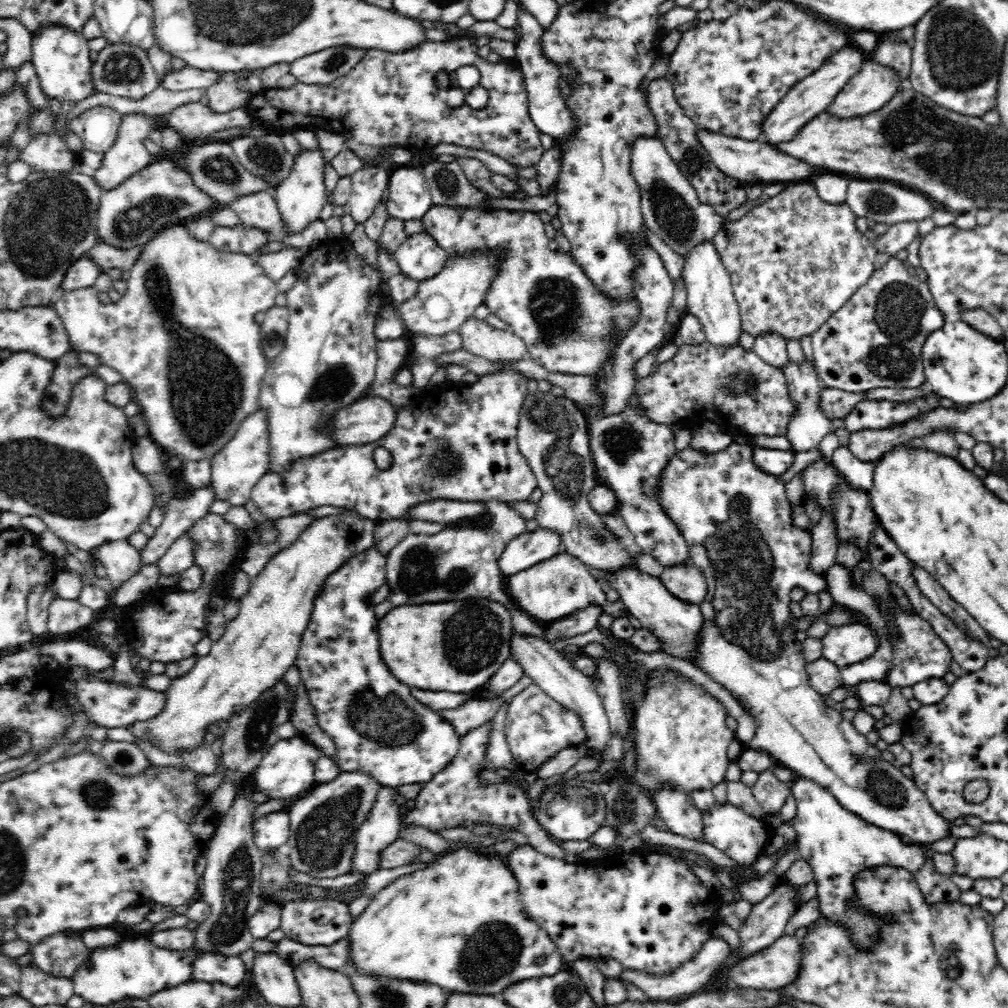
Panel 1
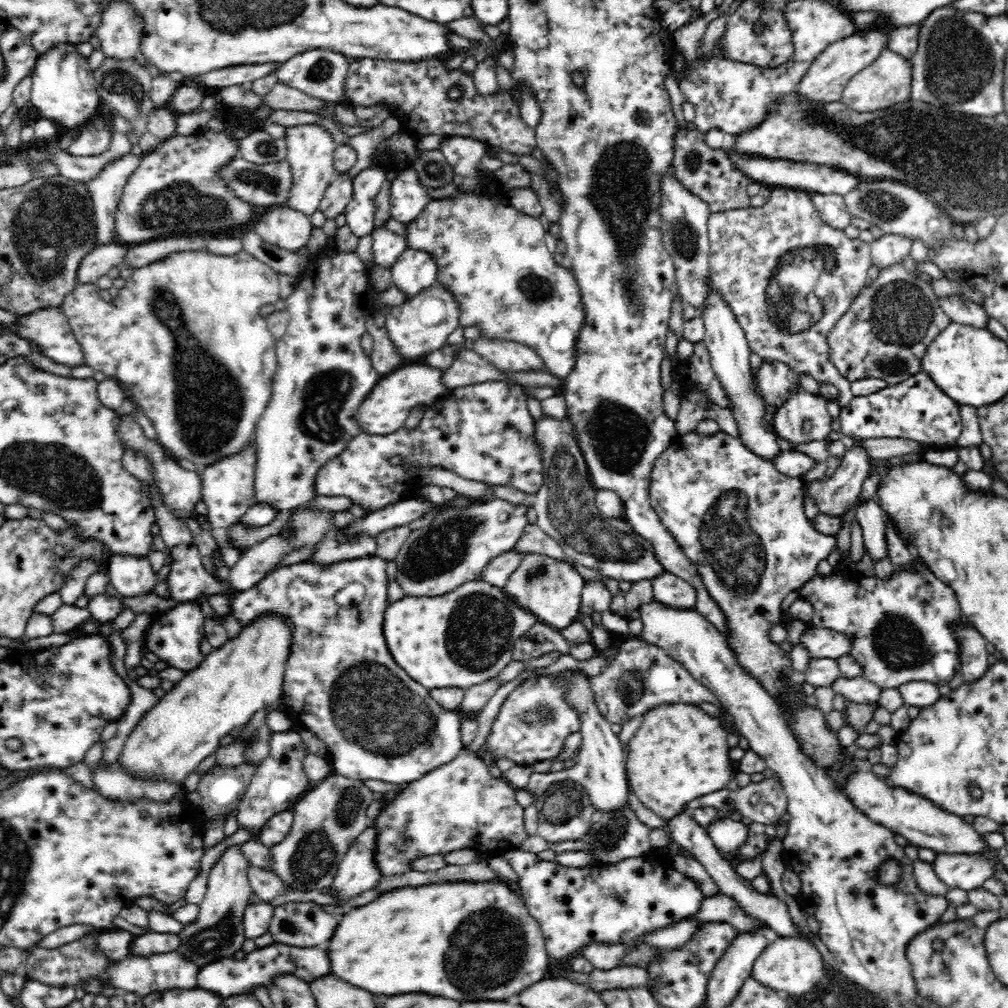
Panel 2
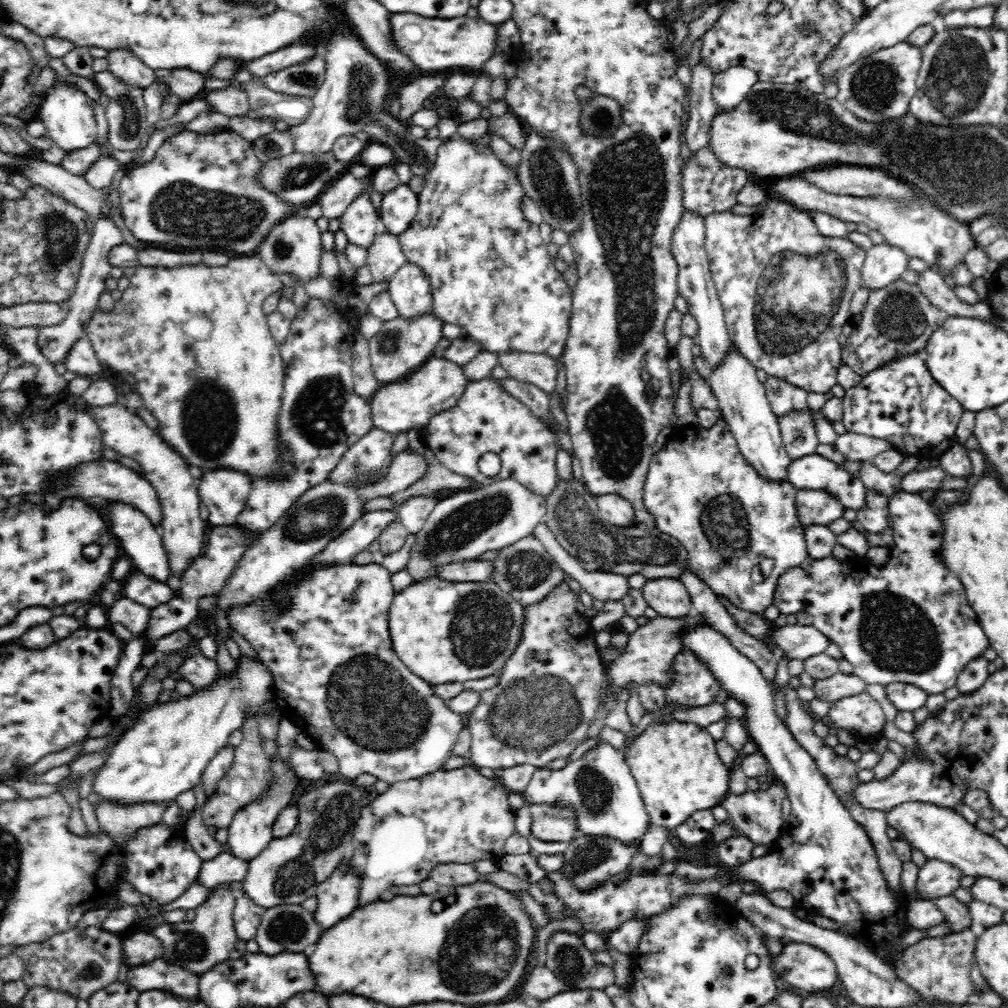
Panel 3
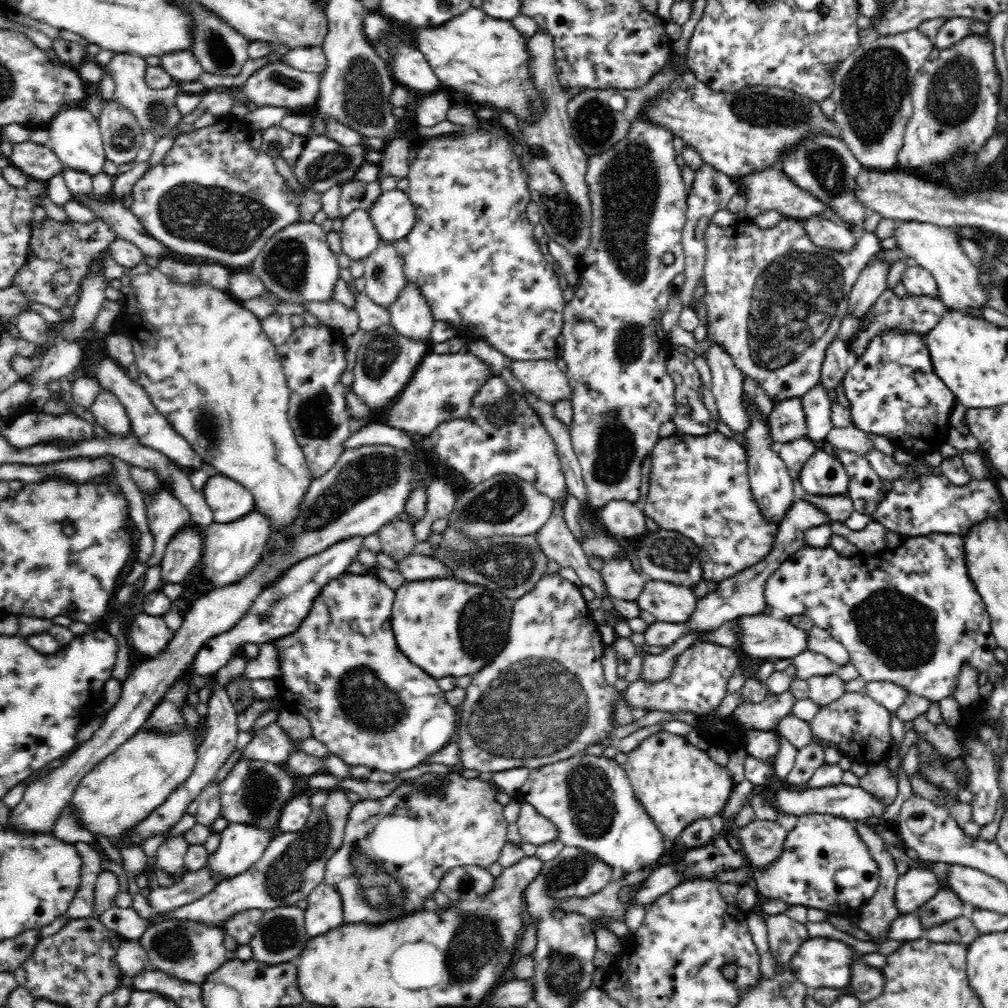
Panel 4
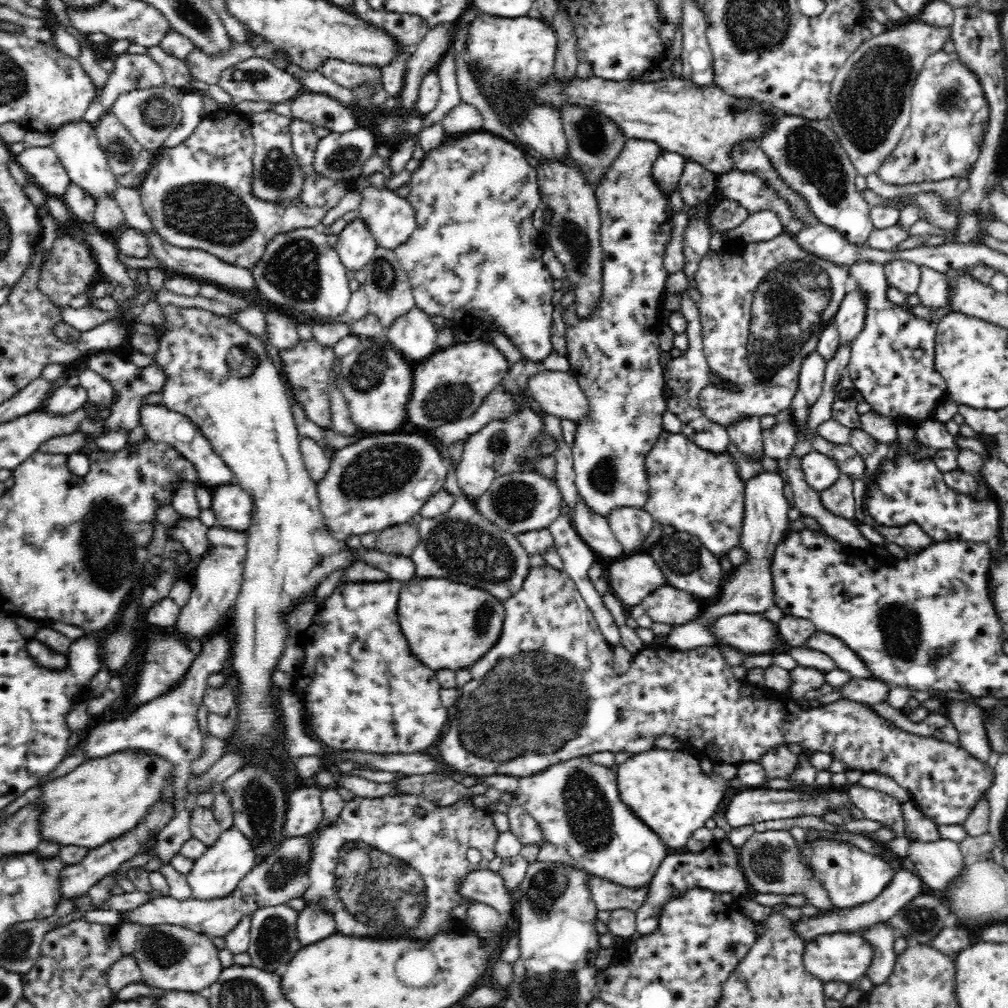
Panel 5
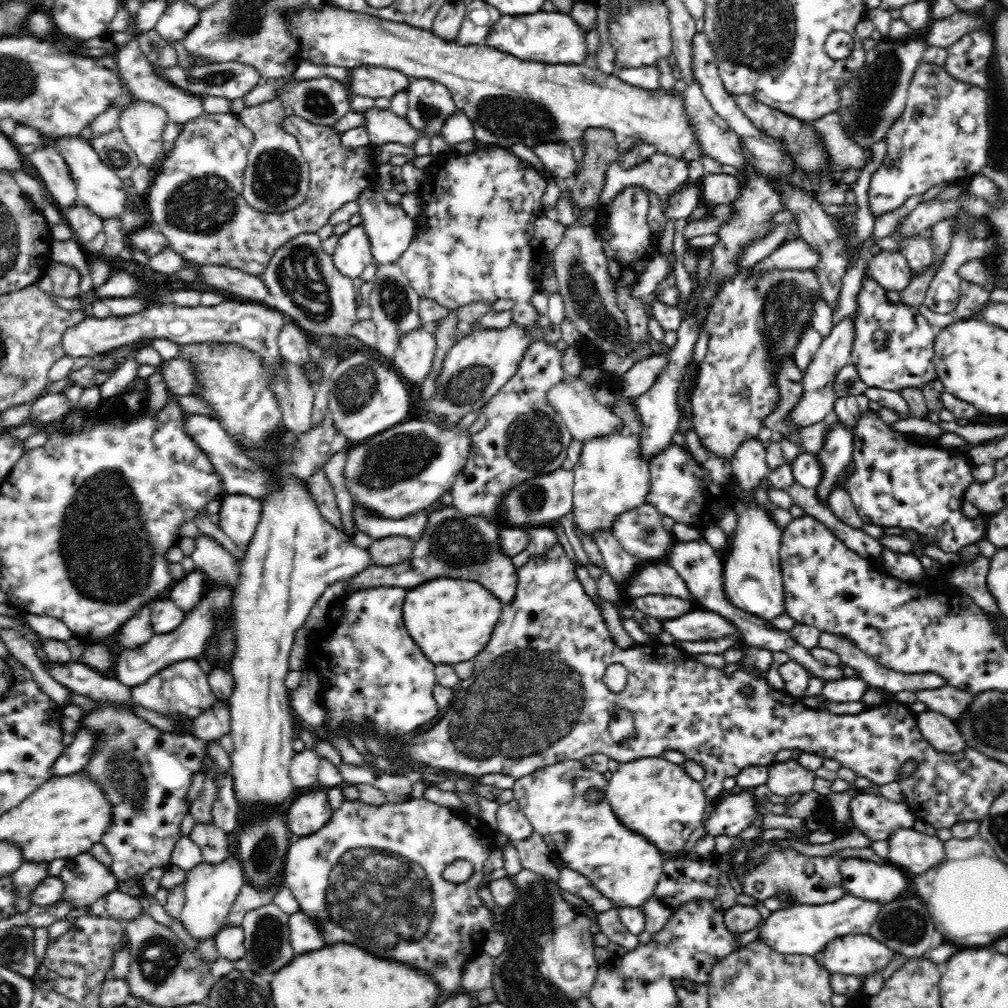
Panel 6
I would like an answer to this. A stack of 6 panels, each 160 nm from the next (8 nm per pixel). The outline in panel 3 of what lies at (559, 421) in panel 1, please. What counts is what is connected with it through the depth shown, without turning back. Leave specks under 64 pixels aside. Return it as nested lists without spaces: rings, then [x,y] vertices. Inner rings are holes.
[[[576,477],[558,478],[556,488],[544,496],[546,514],[543,522],[548,525],[556,540],[588,571],[602,571],[624,575],[642,574],[646,580],[677,578],[682,568],[689,566],[686,549],[678,539],[660,532],[657,528],[632,526],[630,529],[614,526],[602,518],[596,495]]]

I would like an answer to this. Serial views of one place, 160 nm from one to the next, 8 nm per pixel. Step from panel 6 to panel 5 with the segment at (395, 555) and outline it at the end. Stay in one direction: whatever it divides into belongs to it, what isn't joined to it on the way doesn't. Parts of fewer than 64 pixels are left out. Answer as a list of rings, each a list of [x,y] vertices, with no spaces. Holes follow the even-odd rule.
[[[400,523],[377,533],[376,546],[383,553],[410,556],[419,540],[416,526]]]

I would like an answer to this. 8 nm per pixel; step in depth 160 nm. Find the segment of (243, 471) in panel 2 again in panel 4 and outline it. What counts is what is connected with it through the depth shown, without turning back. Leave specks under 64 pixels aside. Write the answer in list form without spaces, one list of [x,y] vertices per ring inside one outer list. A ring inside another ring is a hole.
[[[221,473],[208,478],[202,492],[212,509],[213,519],[220,524],[234,522],[254,508],[253,494]]]

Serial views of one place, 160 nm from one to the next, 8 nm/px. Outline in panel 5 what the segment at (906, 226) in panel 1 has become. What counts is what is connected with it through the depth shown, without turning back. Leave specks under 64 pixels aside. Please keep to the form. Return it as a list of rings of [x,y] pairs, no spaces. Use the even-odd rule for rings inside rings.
[[[858,286],[847,292],[835,316],[835,325],[840,332],[841,344],[852,342],[866,324],[867,294]]]

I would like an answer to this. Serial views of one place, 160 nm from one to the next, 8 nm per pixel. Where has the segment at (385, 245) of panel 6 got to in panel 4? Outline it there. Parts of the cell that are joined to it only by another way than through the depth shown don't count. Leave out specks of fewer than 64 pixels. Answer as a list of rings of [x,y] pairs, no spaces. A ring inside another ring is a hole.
[[[402,190],[383,192],[367,212],[380,239],[392,244],[405,238],[416,223],[415,207]]]

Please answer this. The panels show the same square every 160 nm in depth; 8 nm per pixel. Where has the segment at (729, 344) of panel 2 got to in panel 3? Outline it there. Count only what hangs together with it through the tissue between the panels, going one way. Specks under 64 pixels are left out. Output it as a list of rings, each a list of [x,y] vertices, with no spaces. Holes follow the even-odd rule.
[[[730,340],[730,350],[722,358],[720,366],[711,368],[709,383],[719,402],[719,412],[728,423],[730,432],[737,442],[741,454],[748,459],[758,474],[771,480],[787,480],[788,467],[792,462],[788,457],[778,424],[778,416],[771,409],[765,386],[756,377],[754,366]]]

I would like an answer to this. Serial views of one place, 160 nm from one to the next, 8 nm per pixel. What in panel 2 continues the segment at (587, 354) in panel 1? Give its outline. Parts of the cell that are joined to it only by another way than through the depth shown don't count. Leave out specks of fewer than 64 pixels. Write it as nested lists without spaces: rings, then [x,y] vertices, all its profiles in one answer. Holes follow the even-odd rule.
[[[447,137],[439,148],[454,172],[454,183],[462,194],[446,200],[432,199],[424,212],[408,223],[407,247],[430,253],[439,268],[437,282],[451,290],[462,306],[460,325],[479,326],[487,338],[512,340],[529,345],[543,358],[552,374],[566,378],[575,369],[576,343],[586,322],[586,309],[578,281],[567,263],[558,264],[546,247],[546,230],[538,217],[514,209],[506,202],[506,190],[499,186],[492,172],[480,171],[486,146],[470,138]]]

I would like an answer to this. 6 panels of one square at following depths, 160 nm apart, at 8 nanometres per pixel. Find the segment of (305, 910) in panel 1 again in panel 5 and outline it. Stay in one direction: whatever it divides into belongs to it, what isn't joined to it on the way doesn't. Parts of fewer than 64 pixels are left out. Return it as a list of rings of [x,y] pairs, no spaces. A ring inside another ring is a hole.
[[[288,904],[264,907],[255,910],[252,915],[251,940],[247,952],[251,956],[252,966],[284,974],[288,963],[302,948],[298,941],[297,918],[299,912],[292,909]]]

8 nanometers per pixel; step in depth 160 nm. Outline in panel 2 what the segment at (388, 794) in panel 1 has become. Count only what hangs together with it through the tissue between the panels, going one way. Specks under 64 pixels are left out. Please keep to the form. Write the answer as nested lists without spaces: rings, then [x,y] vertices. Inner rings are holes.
[[[373,825],[364,829],[337,866],[338,872],[331,888],[340,900],[350,900],[376,886],[383,874],[377,865],[377,828]]]

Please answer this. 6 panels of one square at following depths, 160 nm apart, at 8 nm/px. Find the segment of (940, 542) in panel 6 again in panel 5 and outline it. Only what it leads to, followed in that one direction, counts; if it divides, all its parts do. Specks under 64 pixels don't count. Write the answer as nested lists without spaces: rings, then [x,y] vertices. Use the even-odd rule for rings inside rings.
[[[912,454],[888,460],[882,466],[880,473],[875,478],[876,485],[870,490],[868,502],[868,514],[875,522],[891,527],[901,527],[909,524],[917,524],[930,538],[935,541],[970,541],[987,542],[992,550],[1000,547],[1001,532],[1001,507],[1000,501],[992,493],[982,499],[976,498],[975,493],[959,493],[950,488],[944,480],[943,471],[936,467],[933,460],[920,462],[915,460]]]

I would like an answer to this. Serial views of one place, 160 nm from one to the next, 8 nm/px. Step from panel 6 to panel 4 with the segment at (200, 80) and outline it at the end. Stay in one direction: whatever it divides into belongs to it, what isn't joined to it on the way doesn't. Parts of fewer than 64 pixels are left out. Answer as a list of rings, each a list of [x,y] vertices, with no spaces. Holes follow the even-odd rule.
[[[282,62],[266,64],[255,71],[244,83],[243,94],[251,102],[260,107],[278,106],[287,110],[298,111],[300,106],[312,106],[318,96],[320,75],[316,72],[308,72],[292,68]]]

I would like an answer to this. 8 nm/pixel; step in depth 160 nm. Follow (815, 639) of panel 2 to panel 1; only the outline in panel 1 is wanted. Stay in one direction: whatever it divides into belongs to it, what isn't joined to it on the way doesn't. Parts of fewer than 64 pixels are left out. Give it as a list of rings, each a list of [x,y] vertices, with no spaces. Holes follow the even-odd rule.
[[[862,623],[829,627],[821,639],[823,658],[836,664],[840,670],[874,656],[879,645],[878,634]]]

